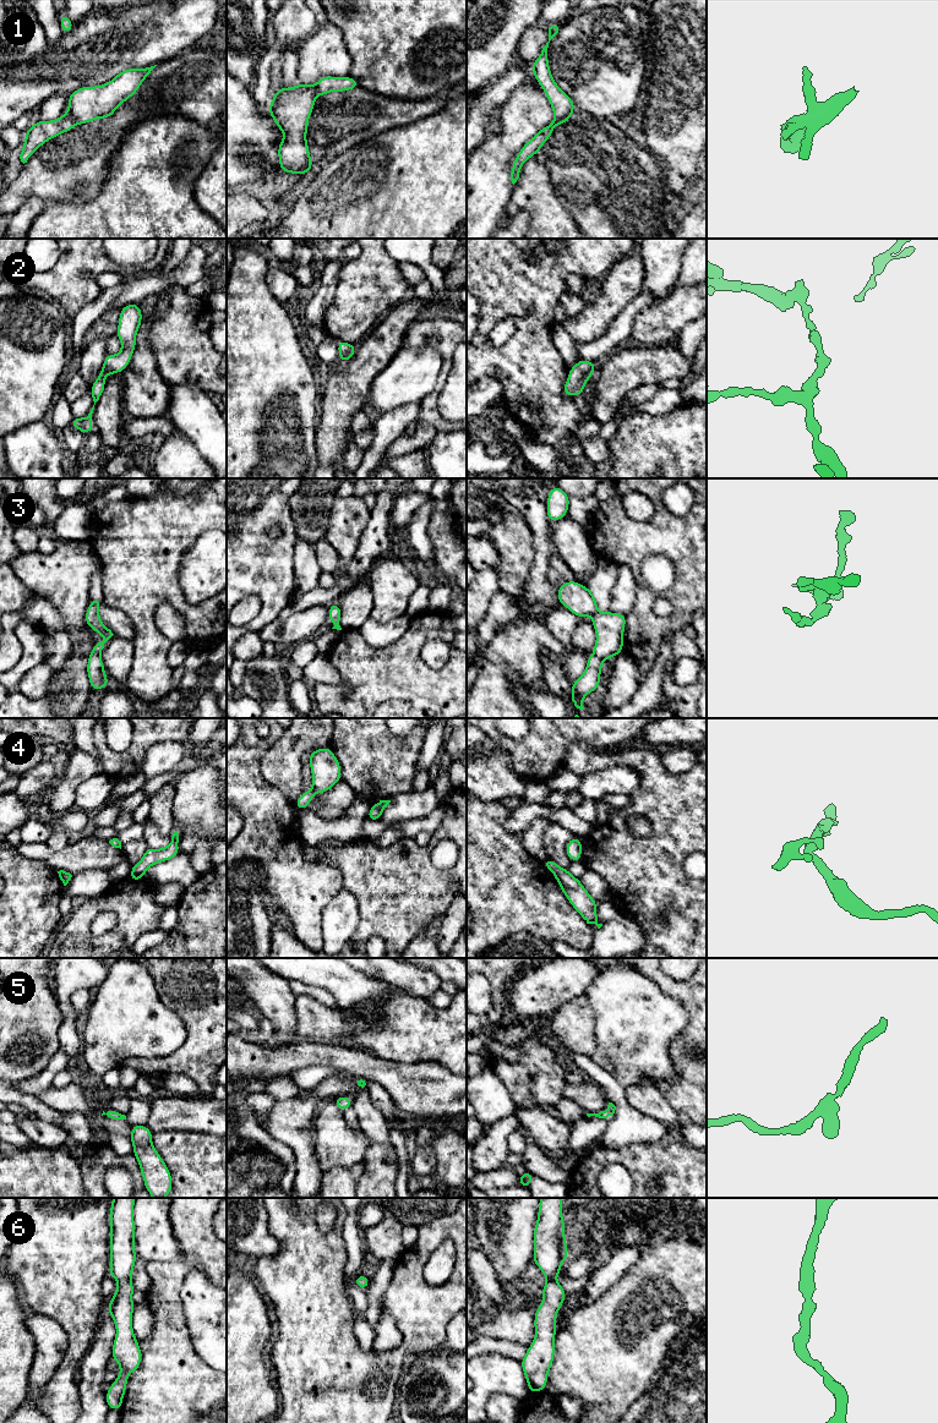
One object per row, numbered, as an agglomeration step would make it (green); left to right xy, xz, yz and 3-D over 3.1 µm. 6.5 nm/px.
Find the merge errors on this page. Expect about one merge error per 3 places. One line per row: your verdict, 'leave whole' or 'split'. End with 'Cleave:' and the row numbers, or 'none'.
1: split
2: leave whole
3: leave whole
4: leave whole
5: leave whole
6: leave whole
Cleave: 1

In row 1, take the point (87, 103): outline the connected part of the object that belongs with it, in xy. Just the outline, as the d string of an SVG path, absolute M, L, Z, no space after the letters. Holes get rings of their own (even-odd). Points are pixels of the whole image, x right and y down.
M156 67L127 69L103 86L81 87L69 94L67 113L83 125L114 115L119 105L131 98Z

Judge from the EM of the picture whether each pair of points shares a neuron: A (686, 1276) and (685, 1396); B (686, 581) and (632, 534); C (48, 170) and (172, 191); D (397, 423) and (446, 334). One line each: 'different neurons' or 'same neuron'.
A: different neurons
B: same neuron
C: different neurons
D: different neurons

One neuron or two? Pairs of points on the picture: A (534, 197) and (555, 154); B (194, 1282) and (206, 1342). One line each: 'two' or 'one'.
A: two
B: one

